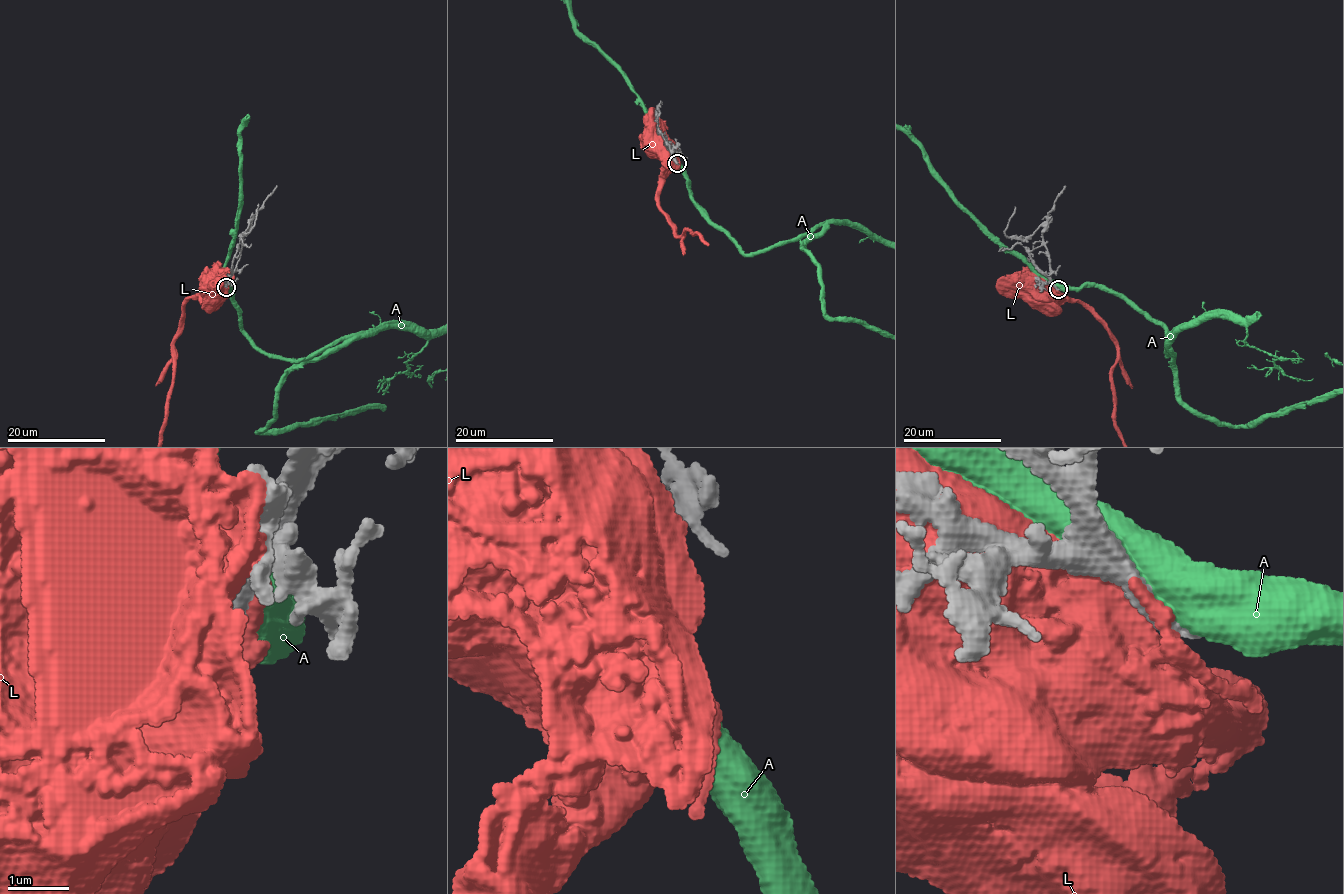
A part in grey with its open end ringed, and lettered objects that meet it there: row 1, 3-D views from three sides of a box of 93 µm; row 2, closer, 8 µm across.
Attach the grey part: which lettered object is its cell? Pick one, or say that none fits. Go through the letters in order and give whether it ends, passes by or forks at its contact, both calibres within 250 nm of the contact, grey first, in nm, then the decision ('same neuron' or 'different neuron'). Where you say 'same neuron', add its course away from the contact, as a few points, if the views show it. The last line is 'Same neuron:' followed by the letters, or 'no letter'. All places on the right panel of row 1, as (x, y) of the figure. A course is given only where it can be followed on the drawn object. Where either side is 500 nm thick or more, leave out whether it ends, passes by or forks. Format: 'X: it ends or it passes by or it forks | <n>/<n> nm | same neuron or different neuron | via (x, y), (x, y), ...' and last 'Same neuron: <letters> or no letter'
A: 400/600 nm | different neuron
L: it ends | 480/360 nm | different neuron
Same neuron: no letter

